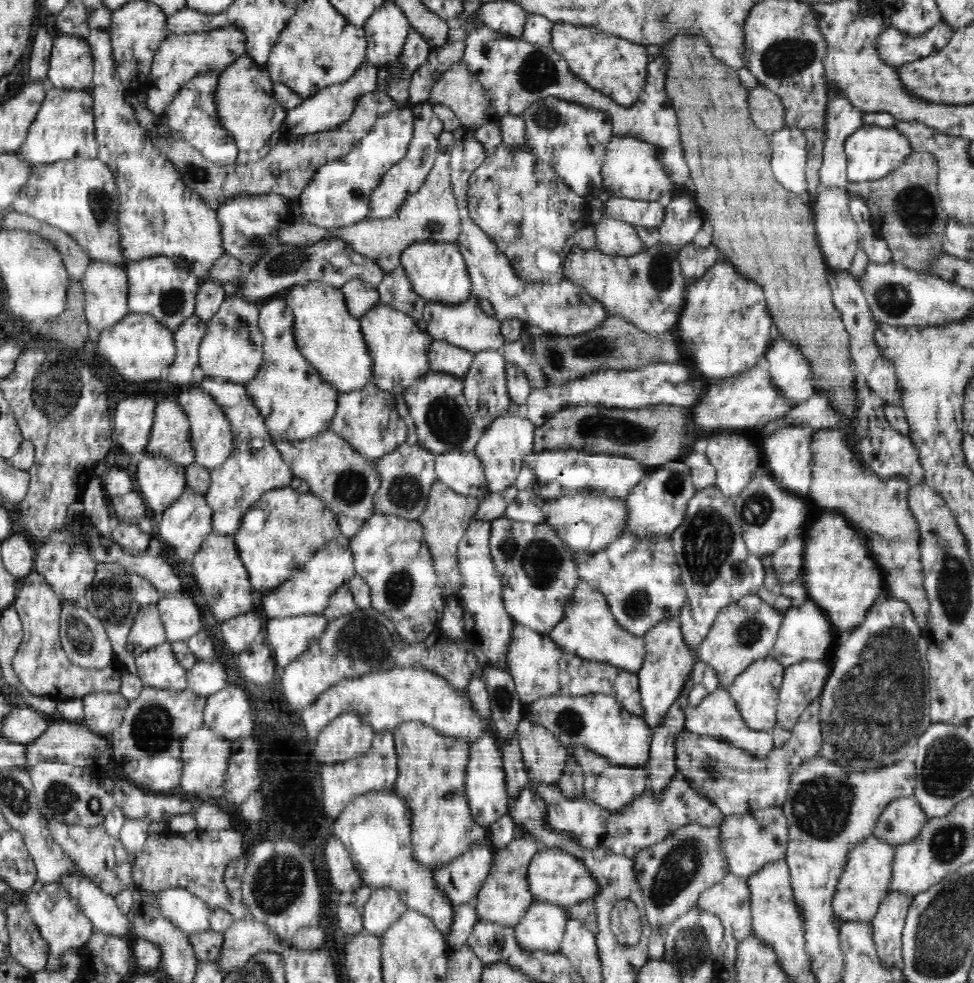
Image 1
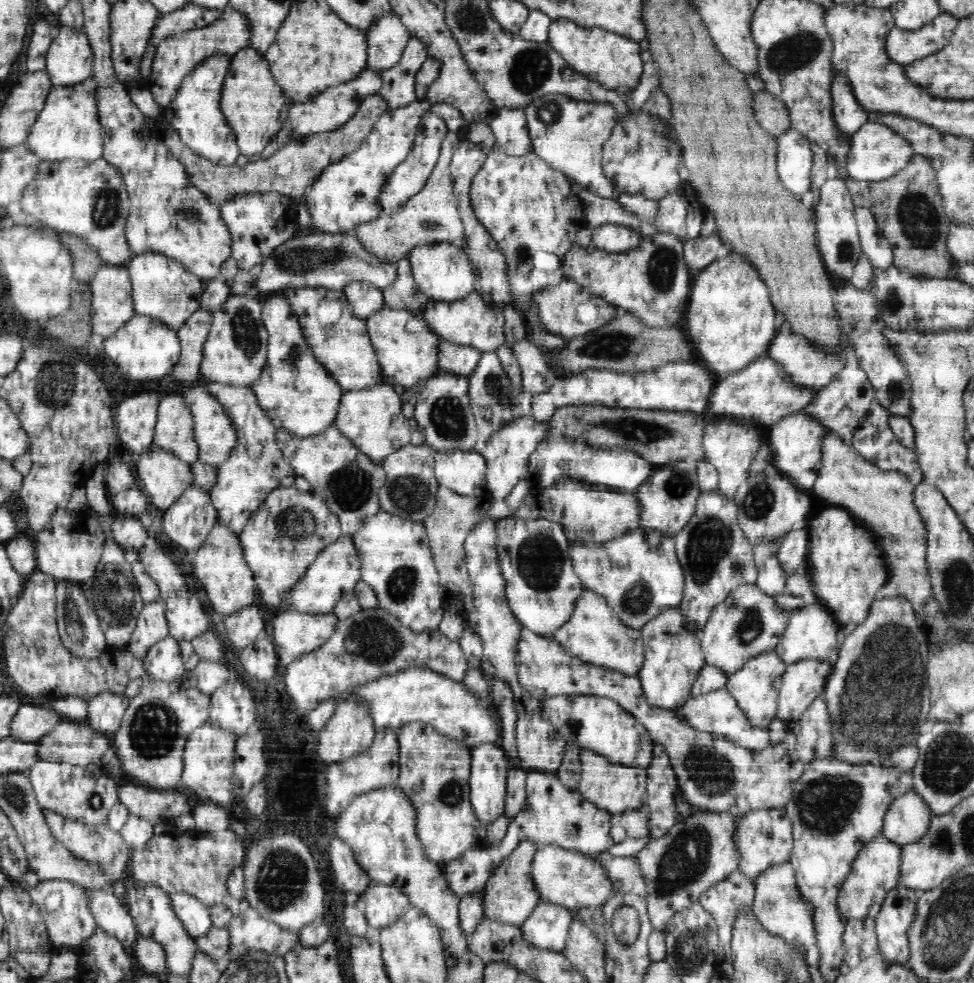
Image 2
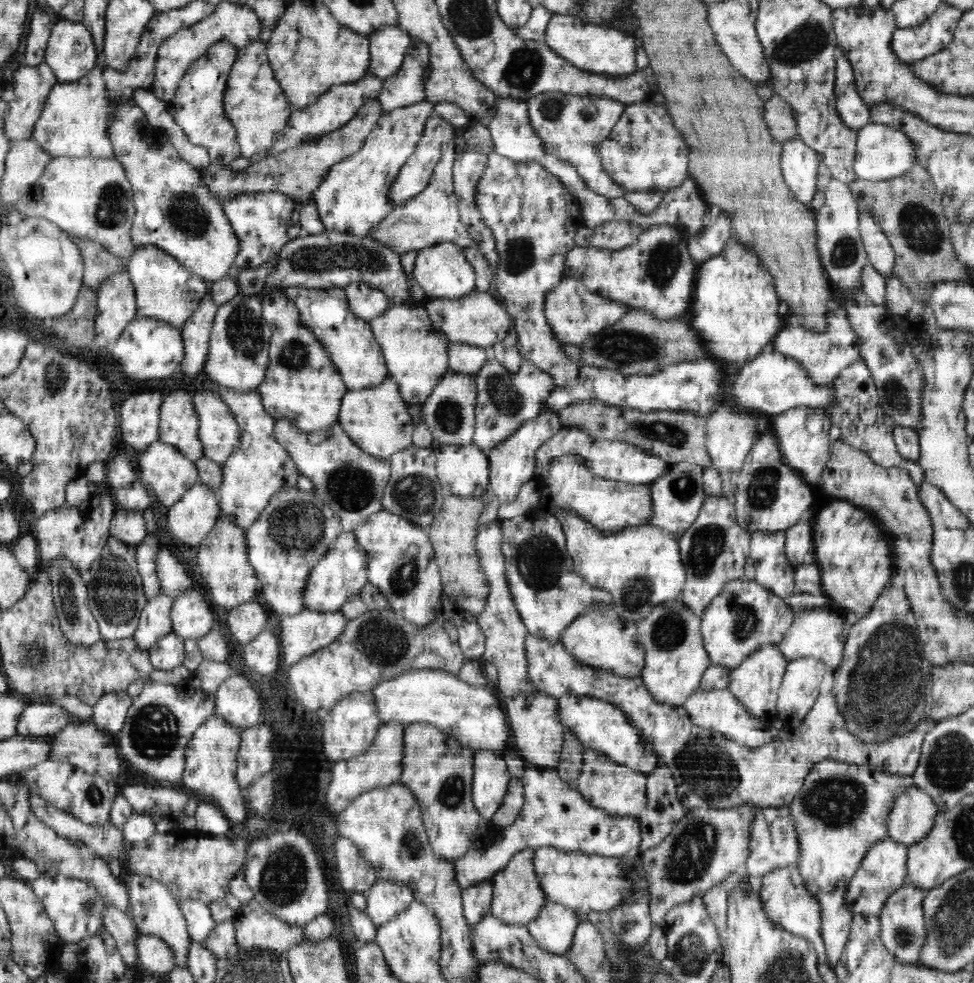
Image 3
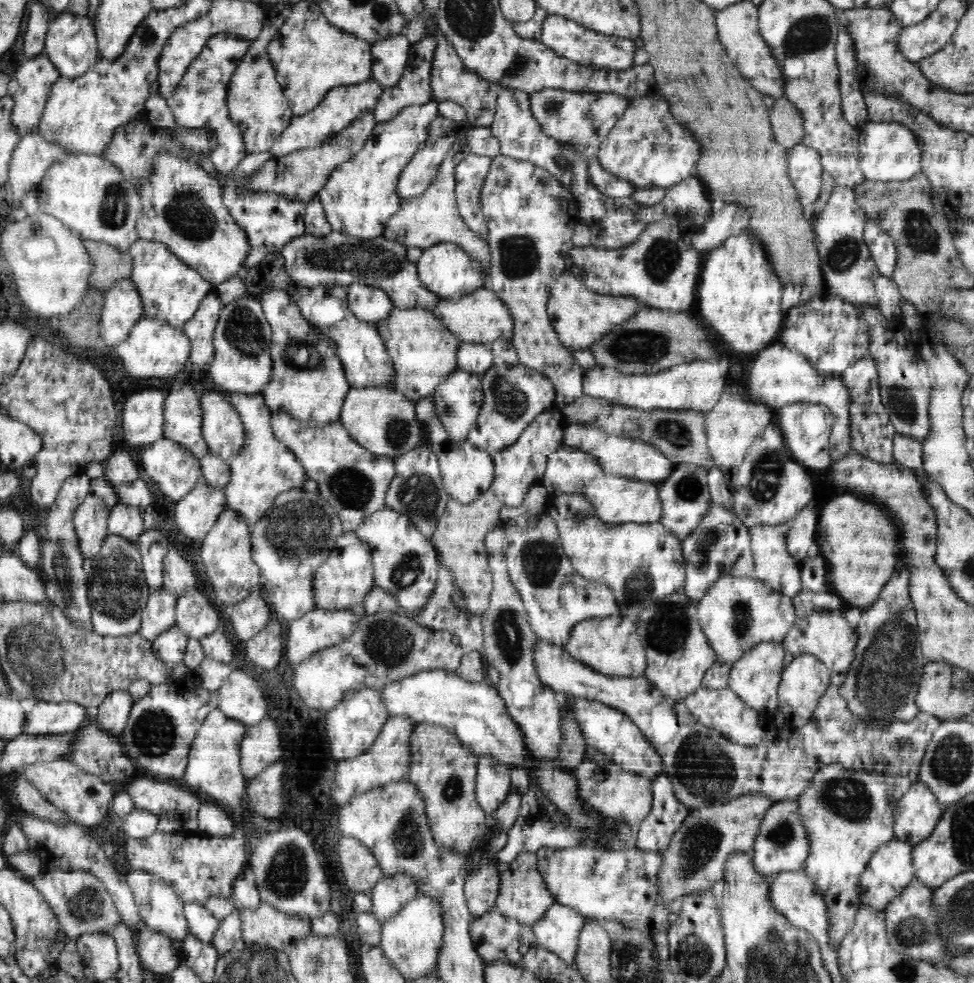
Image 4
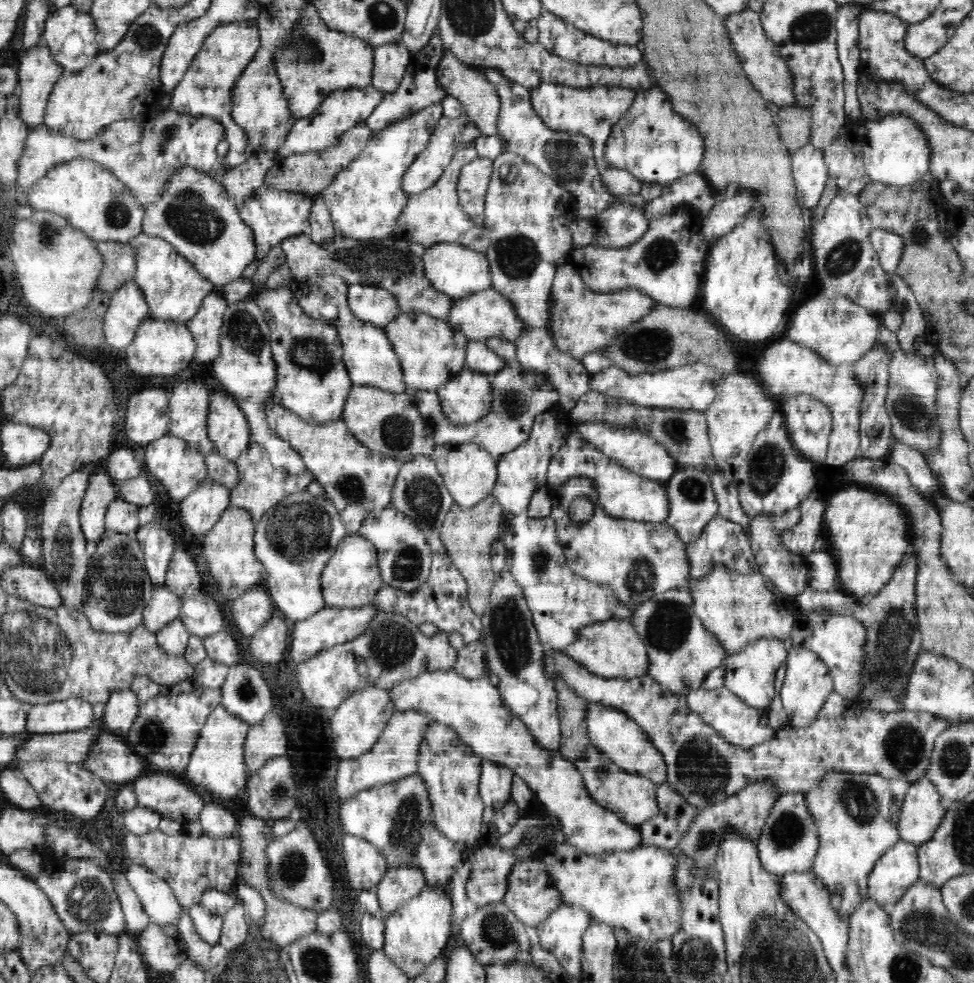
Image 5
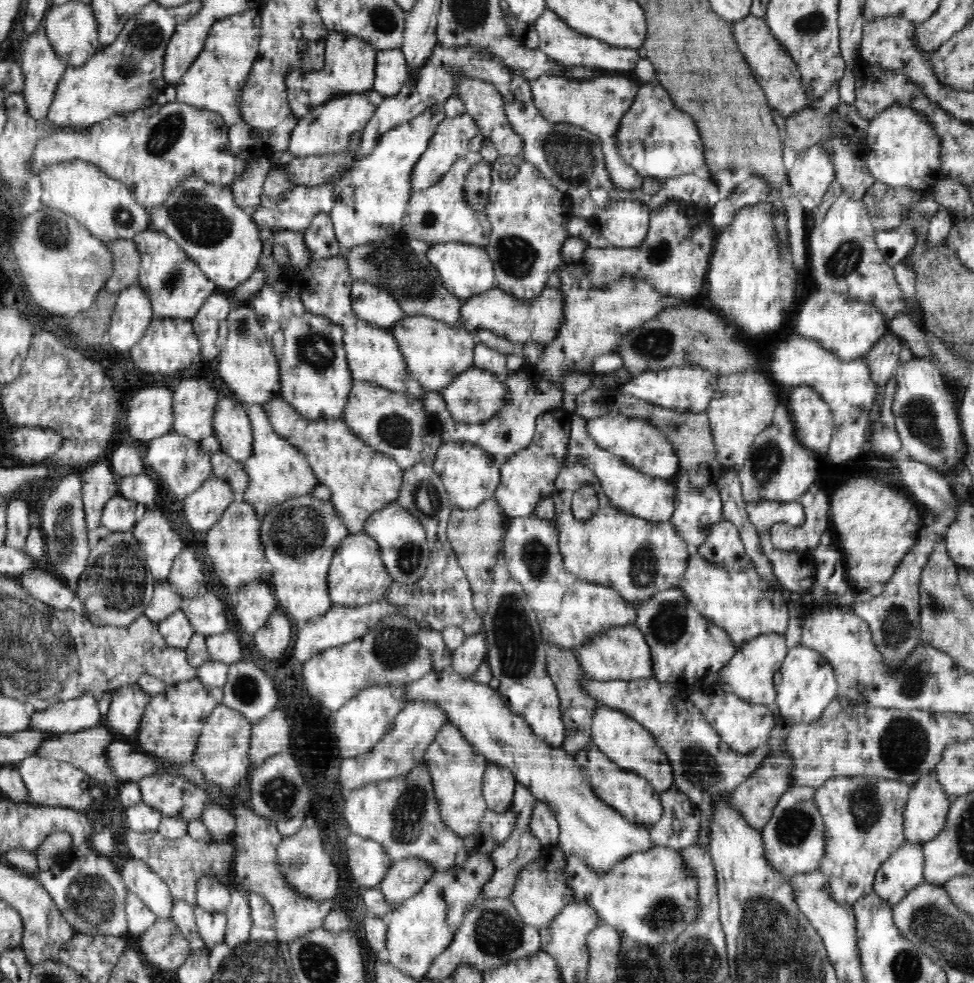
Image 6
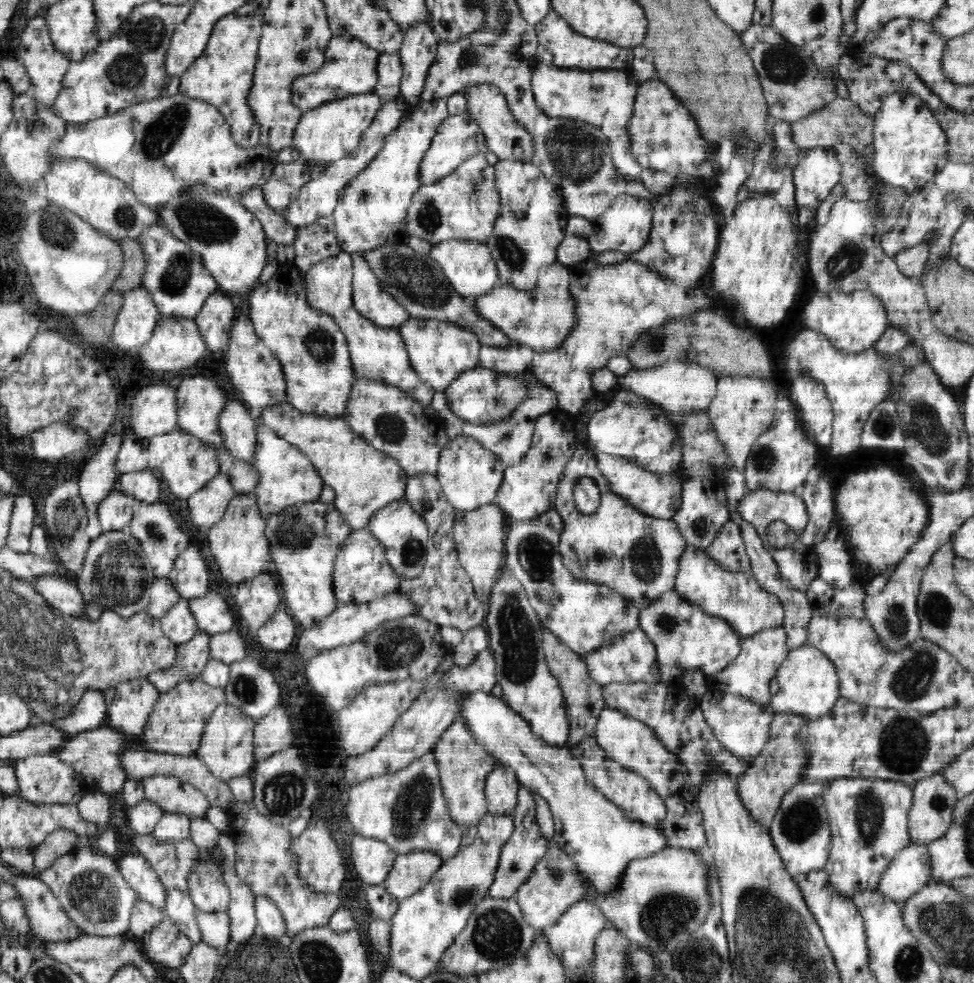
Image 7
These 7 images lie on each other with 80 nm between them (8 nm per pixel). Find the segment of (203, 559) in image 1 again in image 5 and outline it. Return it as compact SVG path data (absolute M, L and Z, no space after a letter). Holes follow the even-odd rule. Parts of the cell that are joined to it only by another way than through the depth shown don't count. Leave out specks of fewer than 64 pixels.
M229 505L218 522L202 536L204 556L208 561L210 574L228 602L238 599L248 588L264 583L264 567L255 556L254 535L255 524L249 511Z

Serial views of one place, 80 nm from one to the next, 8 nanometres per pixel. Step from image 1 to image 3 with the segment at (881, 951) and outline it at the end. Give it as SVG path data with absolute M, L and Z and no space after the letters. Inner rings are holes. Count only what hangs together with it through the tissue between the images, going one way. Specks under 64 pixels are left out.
M906 882L884 903L879 912L880 935L884 946L900 962L918 962L923 945L926 944L926 921L923 911L923 897L926 890Z

